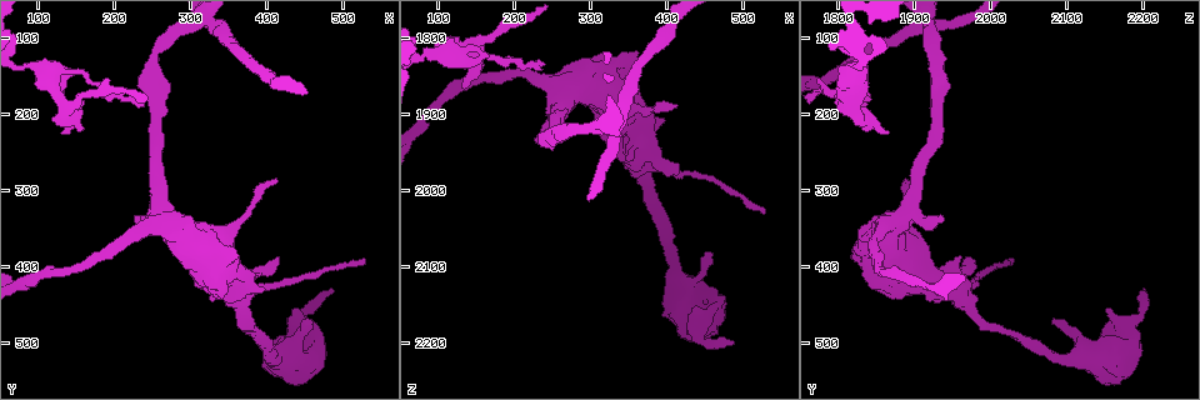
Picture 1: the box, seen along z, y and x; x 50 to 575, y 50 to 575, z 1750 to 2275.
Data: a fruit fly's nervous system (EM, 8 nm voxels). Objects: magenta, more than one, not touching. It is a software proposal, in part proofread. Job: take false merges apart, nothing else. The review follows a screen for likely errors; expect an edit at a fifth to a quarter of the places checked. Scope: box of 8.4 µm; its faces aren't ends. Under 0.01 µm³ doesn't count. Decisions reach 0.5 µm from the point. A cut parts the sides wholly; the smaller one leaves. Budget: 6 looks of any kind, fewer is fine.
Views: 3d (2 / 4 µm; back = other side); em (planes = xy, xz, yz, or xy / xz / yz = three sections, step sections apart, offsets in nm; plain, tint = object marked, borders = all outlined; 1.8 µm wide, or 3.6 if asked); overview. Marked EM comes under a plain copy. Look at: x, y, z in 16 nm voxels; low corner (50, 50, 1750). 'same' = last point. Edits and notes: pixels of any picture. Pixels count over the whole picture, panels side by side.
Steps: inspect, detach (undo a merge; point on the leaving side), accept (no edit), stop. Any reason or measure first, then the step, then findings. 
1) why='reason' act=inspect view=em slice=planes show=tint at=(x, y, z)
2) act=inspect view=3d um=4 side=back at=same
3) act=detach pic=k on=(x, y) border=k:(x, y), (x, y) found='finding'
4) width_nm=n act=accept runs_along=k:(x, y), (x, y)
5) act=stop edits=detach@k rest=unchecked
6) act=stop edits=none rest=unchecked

why='small branch off a trunk' act=inspect view=3d um=4 at=(270, 335, 1880)

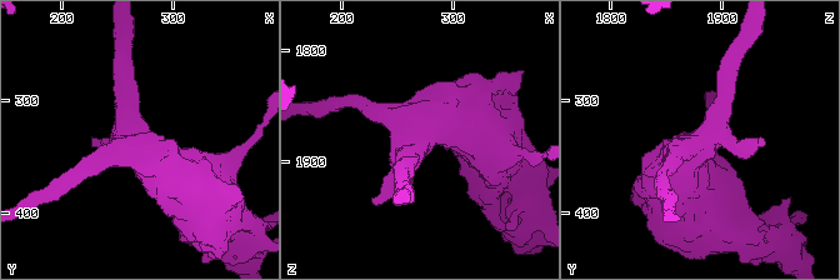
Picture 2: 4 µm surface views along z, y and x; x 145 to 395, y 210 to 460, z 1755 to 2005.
arms=4 why='need the tissue' act=inspect view=em um=3.6 slice=xz step=4 show=borders at=(266, 336, 1884)

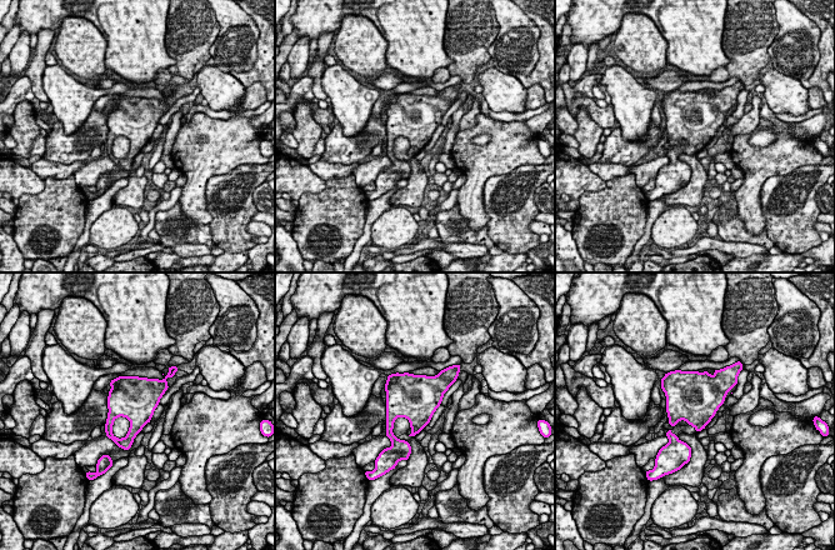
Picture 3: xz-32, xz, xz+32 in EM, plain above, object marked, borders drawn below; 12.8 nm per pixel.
width_nm=500 act=accept found='one neuron here'

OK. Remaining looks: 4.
why='three arms meet' act=inspect view=3d um=2 at=(370, 430, 1965)

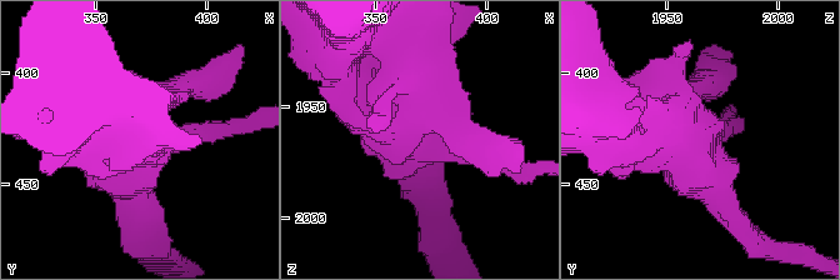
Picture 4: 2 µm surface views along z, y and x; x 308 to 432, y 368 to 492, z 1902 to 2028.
arms=3 why='now the EM' act=inspect view=em slice=yz step=8 show=tint at=(370, 433, 1965)

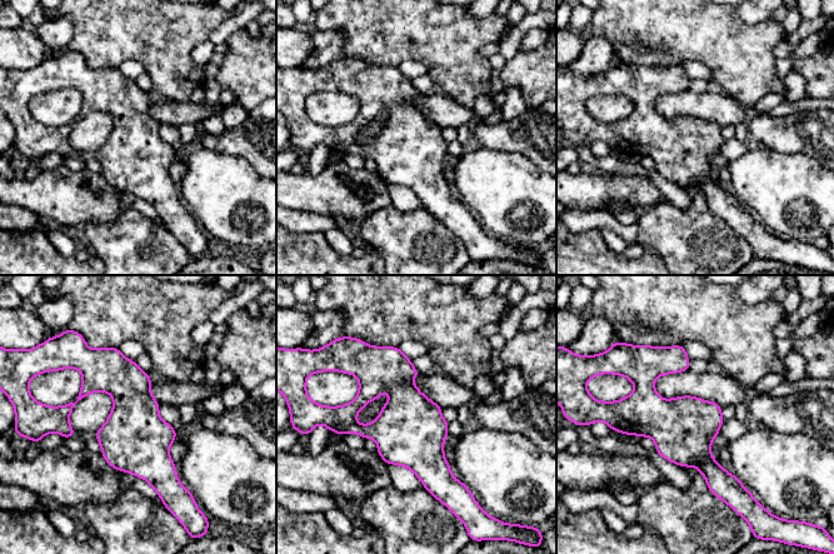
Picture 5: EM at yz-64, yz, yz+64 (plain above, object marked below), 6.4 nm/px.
act=inspect view=em slice=planes show=tint at=same

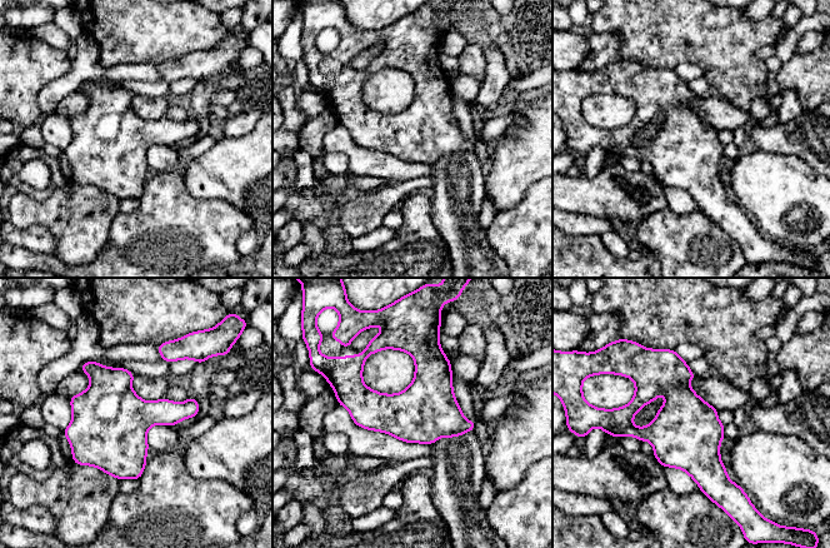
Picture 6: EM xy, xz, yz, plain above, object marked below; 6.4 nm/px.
width_nm=380 act=accept found='one neuron here'

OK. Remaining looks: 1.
why='sudden change in width' act=inspect view=em slice=planes show=tint at=(405, 520, 2090)

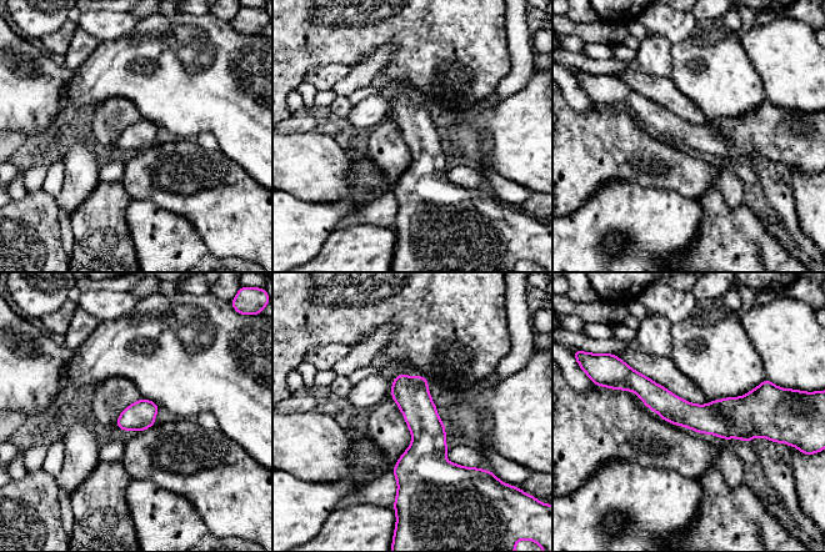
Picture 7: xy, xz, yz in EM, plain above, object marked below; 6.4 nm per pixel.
act=accept runs_along=7:(623, 386), (688, 415), (768, 406) found='one neuron here'

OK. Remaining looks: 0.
act=stop edits=none rest=unchecked

